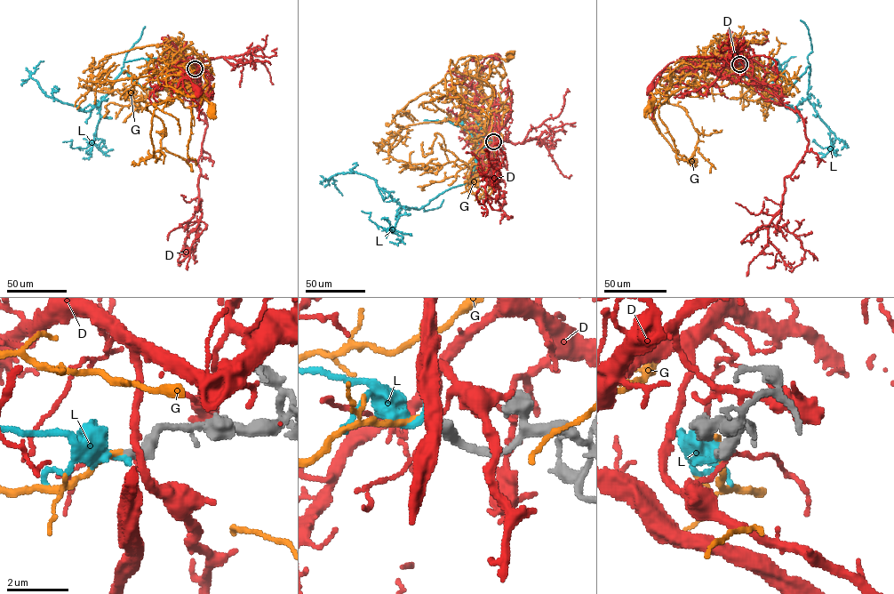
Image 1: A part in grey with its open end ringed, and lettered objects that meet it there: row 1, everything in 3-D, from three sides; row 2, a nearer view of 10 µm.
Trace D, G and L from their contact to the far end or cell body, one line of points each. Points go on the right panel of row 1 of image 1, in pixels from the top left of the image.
D: (740, 64), (738, 60), (728, 64), (696, 59), (684, 71), (665, 68), (651, 87)
G: (739, 64), (743, 66), (733, 57), (710, 54), (676, 70), (670, 78), (661, 76), (650, 88), (647, 108)
L: (739, 64), (777, 60), (790, 84), (809, 66), (808, 97), (793, 108), (771, 94), (795, 57)

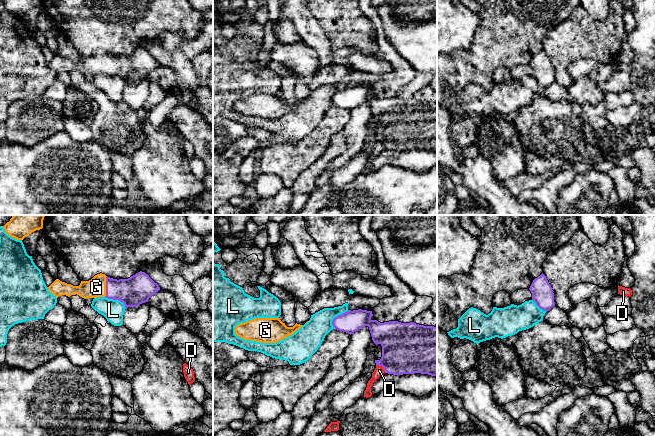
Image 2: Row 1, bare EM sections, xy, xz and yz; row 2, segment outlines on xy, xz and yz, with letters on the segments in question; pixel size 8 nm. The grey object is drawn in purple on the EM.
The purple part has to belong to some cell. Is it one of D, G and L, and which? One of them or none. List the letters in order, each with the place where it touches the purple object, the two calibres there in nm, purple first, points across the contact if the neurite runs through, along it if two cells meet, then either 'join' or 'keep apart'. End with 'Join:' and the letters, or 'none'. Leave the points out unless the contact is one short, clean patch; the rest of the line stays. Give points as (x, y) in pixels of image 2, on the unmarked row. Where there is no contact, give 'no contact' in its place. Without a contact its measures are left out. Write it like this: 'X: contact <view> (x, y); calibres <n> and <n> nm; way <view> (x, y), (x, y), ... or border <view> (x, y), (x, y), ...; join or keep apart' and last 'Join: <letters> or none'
D: contact xz (382, 142); calibres 420 and 80 nm; keep apart
G: contact xy (106, 62); calibres 240 and 160 nm; way xy (137, 65), (112, 65), (106, 62), (96, 63); join
L: contact xz (337, 92); calibres 180 and 200 nm; border xz (348, 86), (338, 90), (333, 95), (332, 102), (334, 104); keep apart
Join: G

